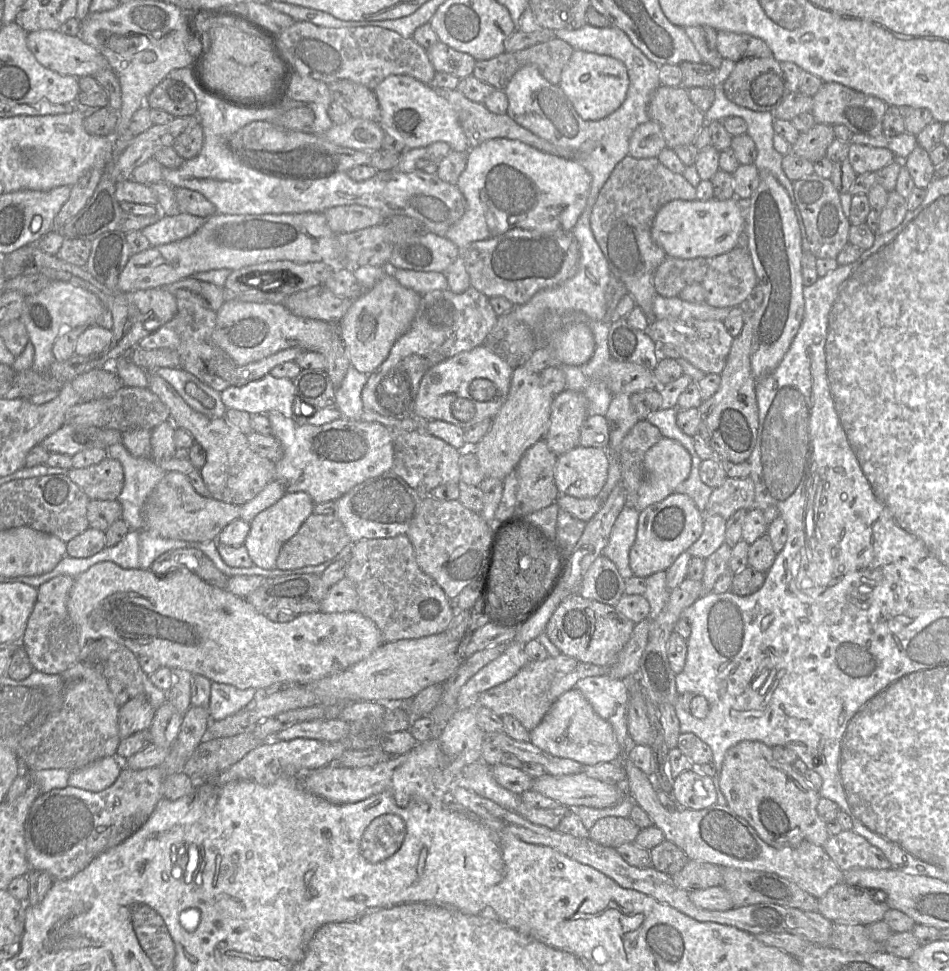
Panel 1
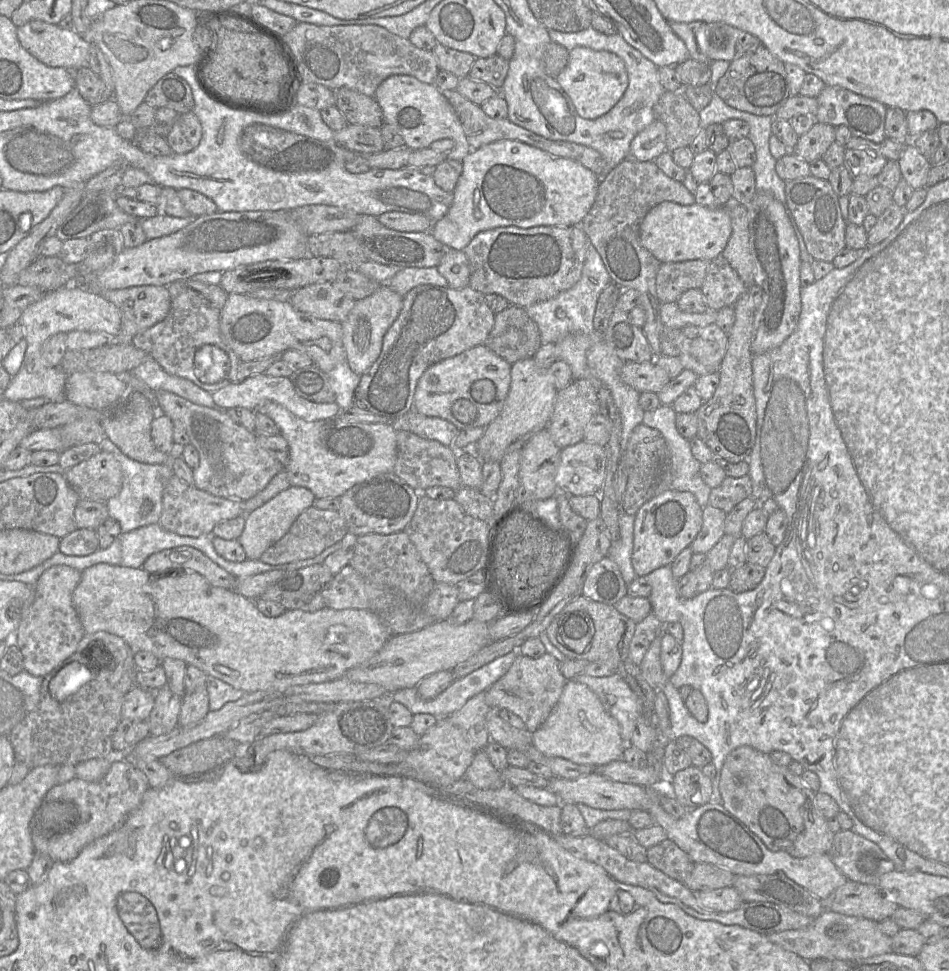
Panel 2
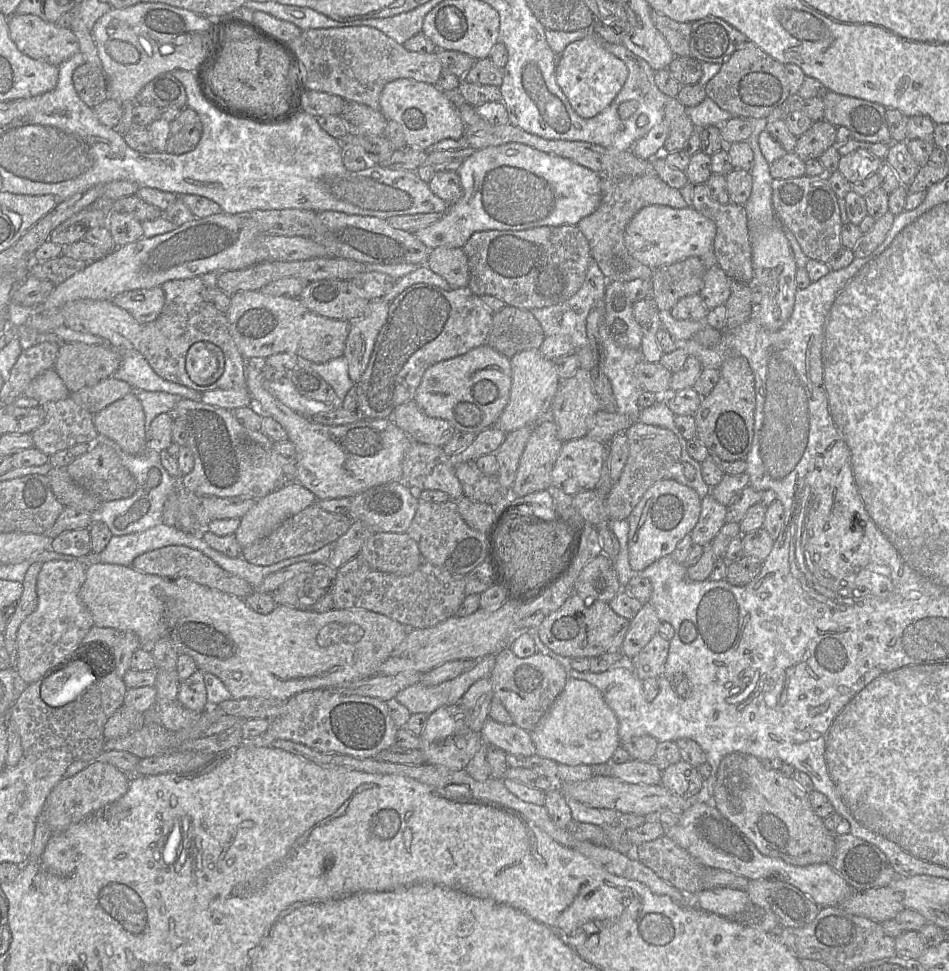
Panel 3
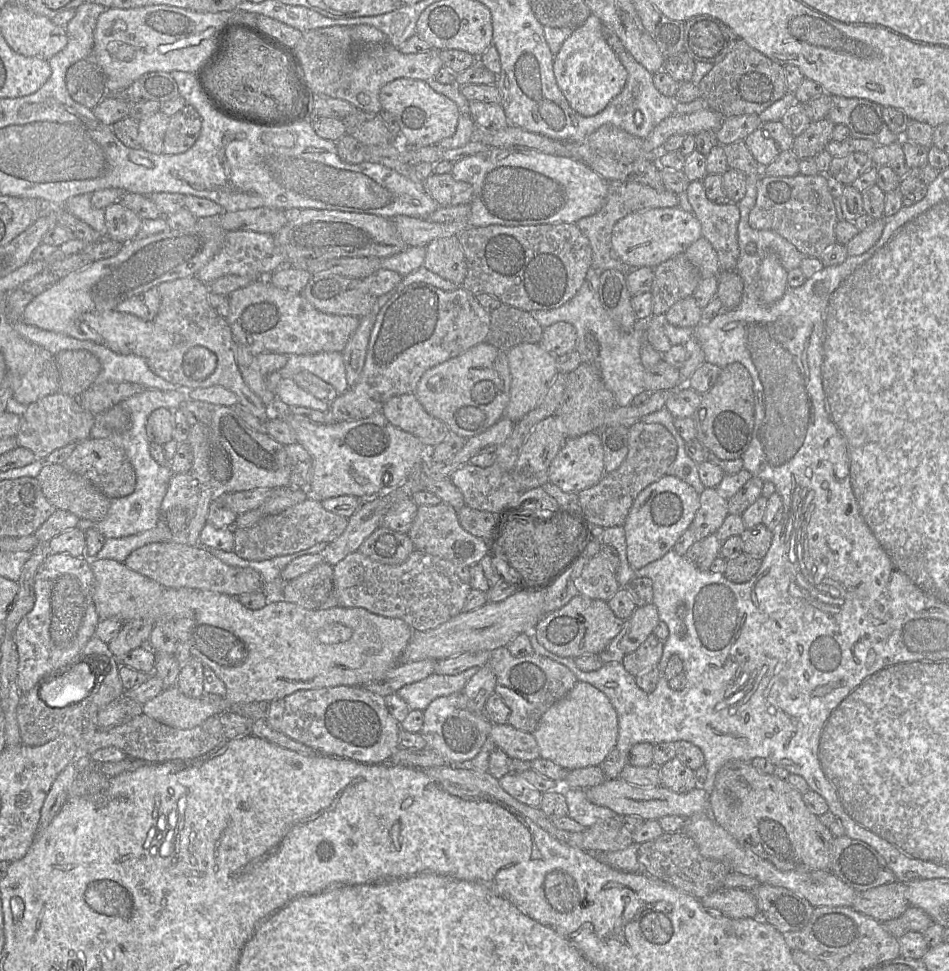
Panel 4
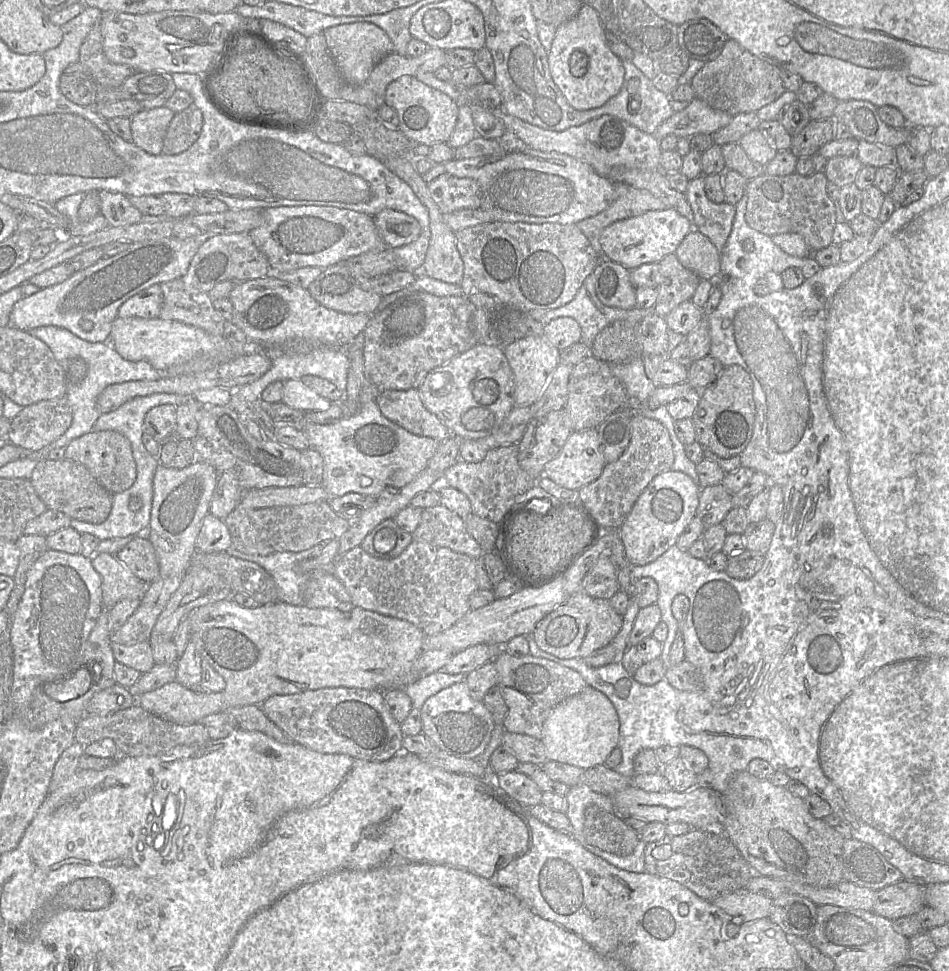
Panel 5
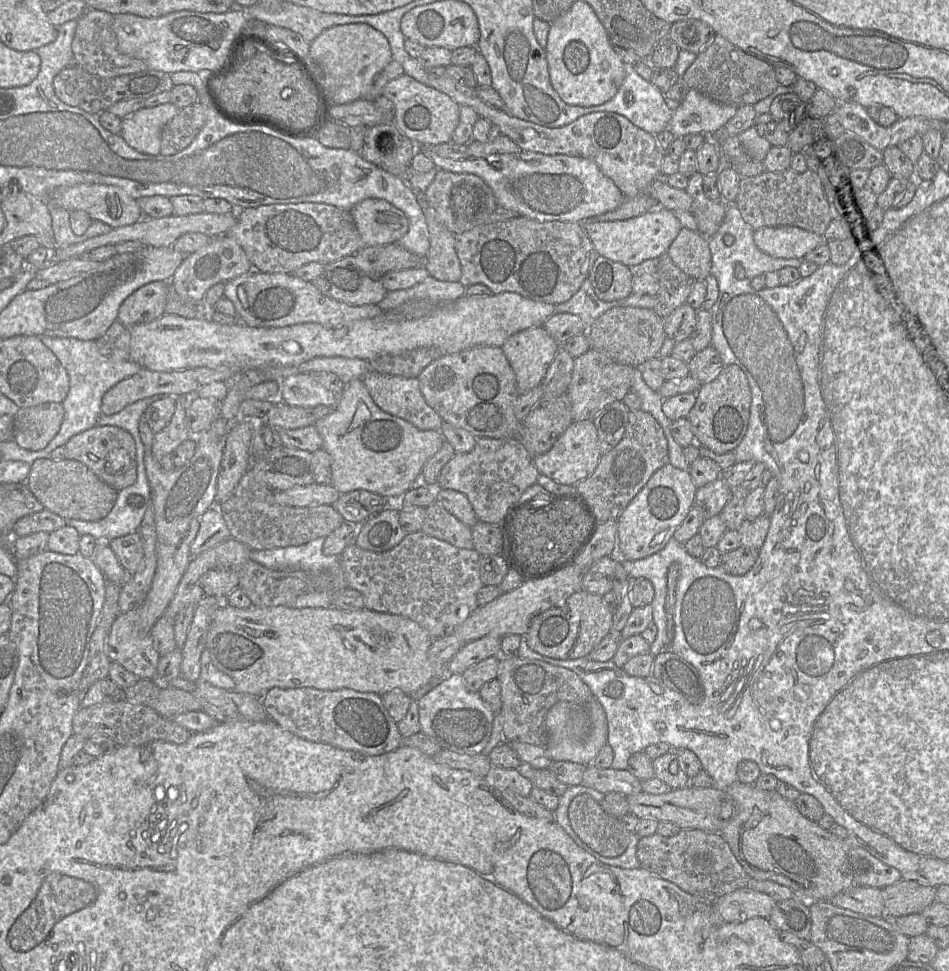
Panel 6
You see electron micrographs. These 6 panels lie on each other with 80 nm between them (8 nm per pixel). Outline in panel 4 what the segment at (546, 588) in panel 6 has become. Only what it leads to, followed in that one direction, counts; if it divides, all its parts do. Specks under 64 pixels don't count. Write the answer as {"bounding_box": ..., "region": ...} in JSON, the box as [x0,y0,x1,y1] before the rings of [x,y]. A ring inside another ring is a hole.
{"bounding_box":[398,590,545,664],"region":[[[545,590],[515,592],[501,602],[487,602],[472,610],[462,611],[445,623],[426,631],[413,630],[398,664],[425,659],[439,661],[467,652],[488,651],[506,646],[519,634],[531,632],[543,616]]]}

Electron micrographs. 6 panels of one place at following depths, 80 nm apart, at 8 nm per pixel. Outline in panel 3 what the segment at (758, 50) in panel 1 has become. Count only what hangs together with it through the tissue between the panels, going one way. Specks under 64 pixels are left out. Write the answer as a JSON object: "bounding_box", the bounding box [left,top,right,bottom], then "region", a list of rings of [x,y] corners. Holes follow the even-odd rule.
{"bounding_box":[690,16,748,63],"region":[[[708,16],[691,22],[690,57],[700,62],[723,63],[748,38],[721,18]]]}

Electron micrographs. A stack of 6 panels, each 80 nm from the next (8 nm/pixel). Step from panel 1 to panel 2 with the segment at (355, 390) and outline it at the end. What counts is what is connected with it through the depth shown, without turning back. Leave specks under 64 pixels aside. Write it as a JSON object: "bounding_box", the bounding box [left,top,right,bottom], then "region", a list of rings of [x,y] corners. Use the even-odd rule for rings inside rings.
{"bounding_box":[327,360,361,410],"region":[[[345,360],[329,371],[327,377],[335,393],[335,403],[341,410],[352,408],[354,391],[360,382],[361,376],[354,373]]]}

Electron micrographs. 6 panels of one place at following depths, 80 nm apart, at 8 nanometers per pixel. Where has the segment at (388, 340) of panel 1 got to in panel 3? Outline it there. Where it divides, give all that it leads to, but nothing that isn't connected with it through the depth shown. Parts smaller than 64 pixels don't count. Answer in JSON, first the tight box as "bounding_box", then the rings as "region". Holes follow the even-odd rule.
{"bounding_box":[344,299,389,383],"region":[[[384,299],[371,300],[367,310],[359,318],[350,321],[344,357],[349,377],[354,383],[368,366],[377,335],[386,322],[389,303]]]}

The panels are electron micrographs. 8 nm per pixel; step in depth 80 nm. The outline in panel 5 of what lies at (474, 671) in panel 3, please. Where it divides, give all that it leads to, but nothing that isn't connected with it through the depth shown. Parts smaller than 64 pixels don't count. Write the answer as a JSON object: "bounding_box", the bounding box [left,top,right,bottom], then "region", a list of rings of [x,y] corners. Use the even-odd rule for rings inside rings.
{"bounding_box":[401,670,467,709],"region":[[[438,670],[401,688],[411,700],[412,708],[420,709],[430,696],[455,683],[465,680],[467,674],[449,674]]]}

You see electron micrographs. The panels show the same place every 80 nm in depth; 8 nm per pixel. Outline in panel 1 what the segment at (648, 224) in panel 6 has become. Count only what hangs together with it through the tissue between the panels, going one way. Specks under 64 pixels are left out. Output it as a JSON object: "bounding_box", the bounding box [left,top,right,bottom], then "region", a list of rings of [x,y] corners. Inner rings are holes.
{"bounding_box":[651,198,745,259],"region":[[[716,198],[707,201],[673,200],[657,212],[651,228],[651,237],[667,256],[680,259],[711,259],[736,248],[745,228],[745,202],[737,198],[723,201]]]}

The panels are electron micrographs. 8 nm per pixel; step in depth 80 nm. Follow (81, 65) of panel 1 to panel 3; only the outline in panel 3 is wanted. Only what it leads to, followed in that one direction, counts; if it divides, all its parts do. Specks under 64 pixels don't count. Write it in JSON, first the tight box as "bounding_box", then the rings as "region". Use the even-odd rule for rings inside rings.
{"bounding_box":[9,14,79,66],"region":[[[13,14],[9,17],[9,33],[18,49],[27,56],[59,66],[79,52],[79,42],[70,28],[42,20],[30,14]]]}

